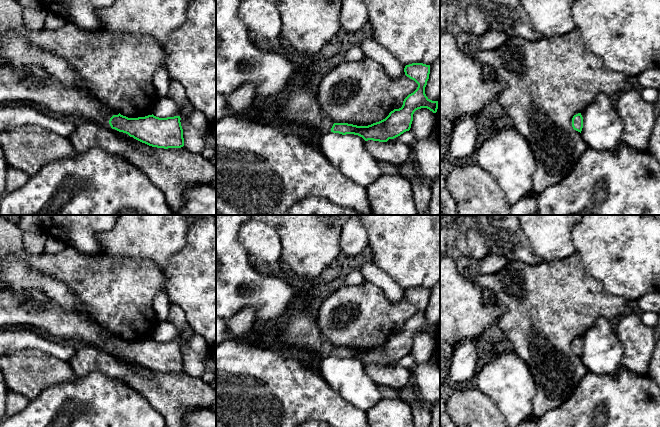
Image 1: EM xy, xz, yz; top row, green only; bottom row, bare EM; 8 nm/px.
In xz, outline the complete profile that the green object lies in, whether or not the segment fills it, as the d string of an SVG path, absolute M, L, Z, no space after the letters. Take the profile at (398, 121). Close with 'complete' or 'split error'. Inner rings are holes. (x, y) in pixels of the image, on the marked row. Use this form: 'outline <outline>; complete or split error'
outline M412 63L405 66L404 72L418 84L417 89L404 99L401 108L394 109L385 119L368 126L333 123L323 114L311 83L305 81L290 96L279 95L274 98L274 103L269 107L276 121L287 123L284 126L301 126L319 136L331 131L342 135L358 135L365 141L387 142L410 130L416 110L427 108L436 113L438 109L438 101L430 100L425 94L430 65Z; split error

